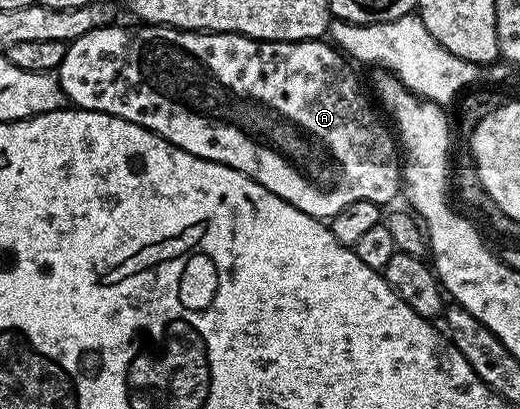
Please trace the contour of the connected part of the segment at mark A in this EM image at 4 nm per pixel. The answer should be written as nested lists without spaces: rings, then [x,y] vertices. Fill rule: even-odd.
[[[112,23],[106,25],[104,29],[89,31],[89,35],[81,35],[81,39],[68,44],[65,59],[58,67],[57,76],[64,98],[74,108],[108,113],[125,119],[129,123],[137,123],[161,135],[166,141],[176,145],[178,149],[189,151],[201,159],[209,159],[233,167],[249,179],[261,183],[261,187],[273,191],[273,195],[285,199],[285,203],[305,211],[305,215],[310,217],[329,219],[337,215],[341,207],[349,207],[349,203],[357,203],[357,199],[365,199],[369,203],[377,203],[383,207],[386,206],[386,201],[393,200],[397,195],[400,196],[401,153],[397,148],[396,138],[388,126],[388,130],[383,126],[384,118],[377,112],[372,98],[370,96],[367,98],[363,94],[363,89],[359,86],[359,77],[350,69],[352,66],[348,58],[342,52],[332,48],[326,40],[254,41],[252,37],[243,37],[240,33],[205,33],[194,29],[172,29],[166,25],[146,23],[138,27],[140,29],[122,29],[119,23]]]

